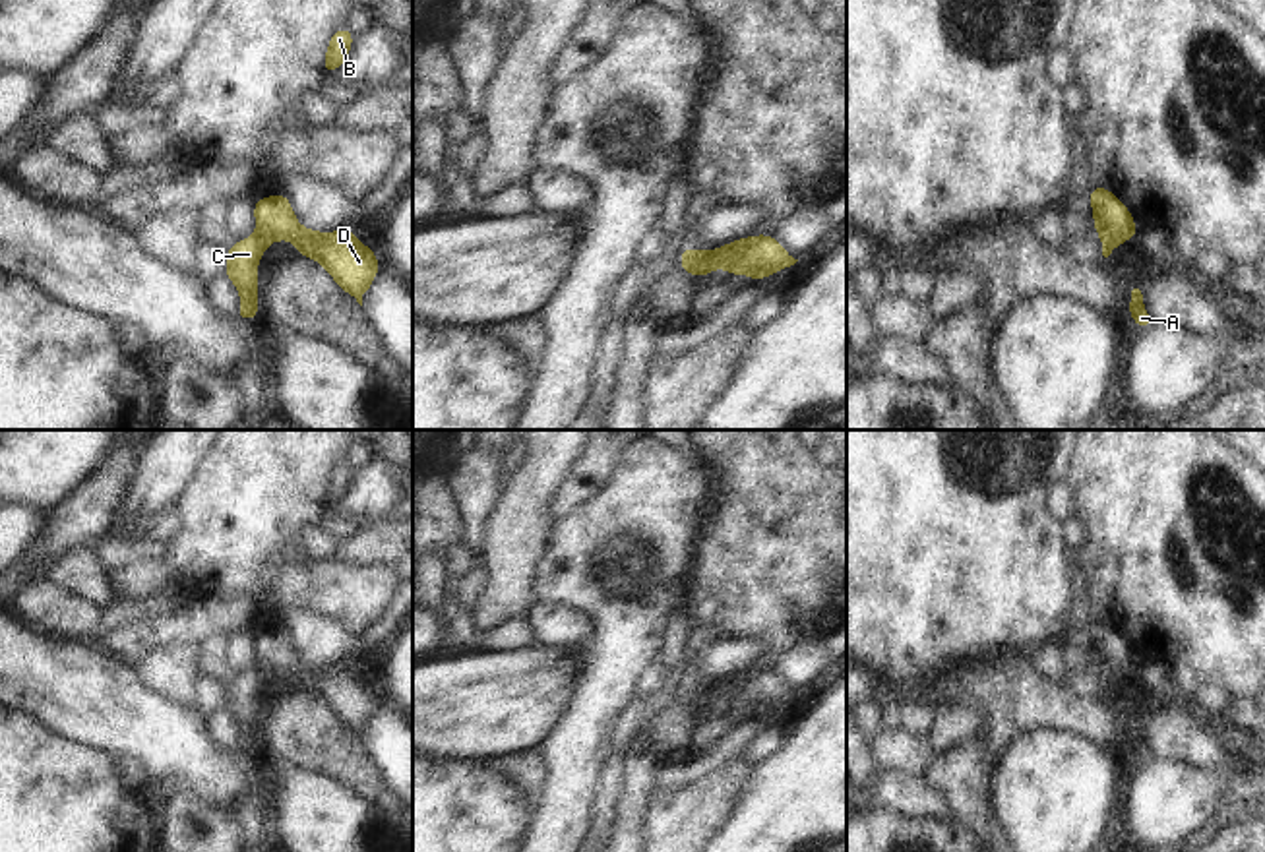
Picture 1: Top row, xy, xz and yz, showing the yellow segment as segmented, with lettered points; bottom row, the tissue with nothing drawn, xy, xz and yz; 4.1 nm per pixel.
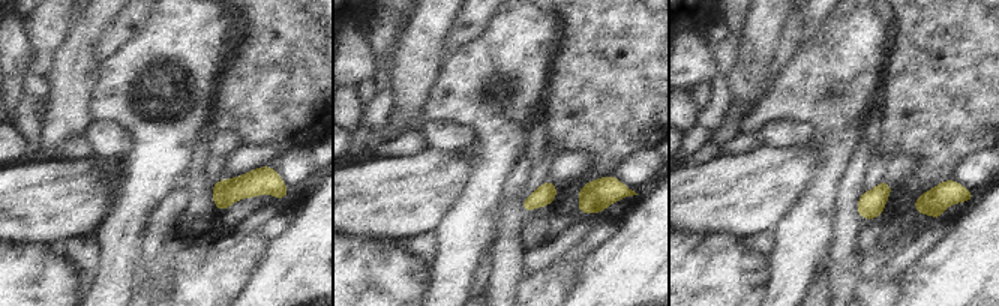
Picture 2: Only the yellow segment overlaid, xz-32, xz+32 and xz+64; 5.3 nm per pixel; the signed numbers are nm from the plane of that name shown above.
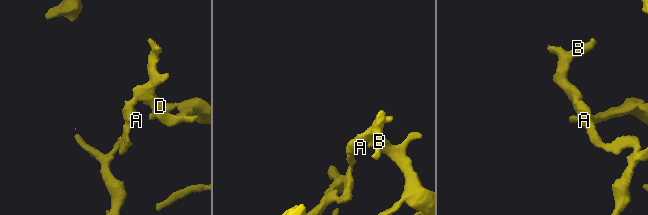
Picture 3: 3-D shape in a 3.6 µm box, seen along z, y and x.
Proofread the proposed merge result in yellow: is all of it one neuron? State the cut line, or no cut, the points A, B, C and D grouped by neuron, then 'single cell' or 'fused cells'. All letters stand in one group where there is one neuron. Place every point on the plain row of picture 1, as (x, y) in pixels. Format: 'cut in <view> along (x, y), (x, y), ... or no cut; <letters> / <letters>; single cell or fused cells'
cut in xz along (700, 686), (700, 698), (692, 705); A C / B D; fused cells

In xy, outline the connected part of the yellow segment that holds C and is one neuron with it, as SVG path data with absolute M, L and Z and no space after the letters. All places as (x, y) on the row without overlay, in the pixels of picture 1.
M260 668L238 674L231 684L227 684L227 703L225 709L238 720L242 742L234 747L238 753L258 753L258 724L256 724L256 703L258 693L263 689L267 674Z

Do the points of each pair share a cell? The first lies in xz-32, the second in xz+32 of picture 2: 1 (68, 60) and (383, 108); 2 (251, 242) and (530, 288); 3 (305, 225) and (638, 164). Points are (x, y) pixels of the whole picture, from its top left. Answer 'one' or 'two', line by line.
1: two
2: one
3: two

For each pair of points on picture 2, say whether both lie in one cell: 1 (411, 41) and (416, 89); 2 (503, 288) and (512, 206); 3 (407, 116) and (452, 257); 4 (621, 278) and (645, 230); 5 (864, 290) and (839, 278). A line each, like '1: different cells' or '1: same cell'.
1: same cell
2: same cell
3: different cells
4: same cell
5: different cells

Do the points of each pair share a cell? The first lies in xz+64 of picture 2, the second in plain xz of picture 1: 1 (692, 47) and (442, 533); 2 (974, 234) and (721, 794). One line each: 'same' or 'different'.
1: same
2: different

